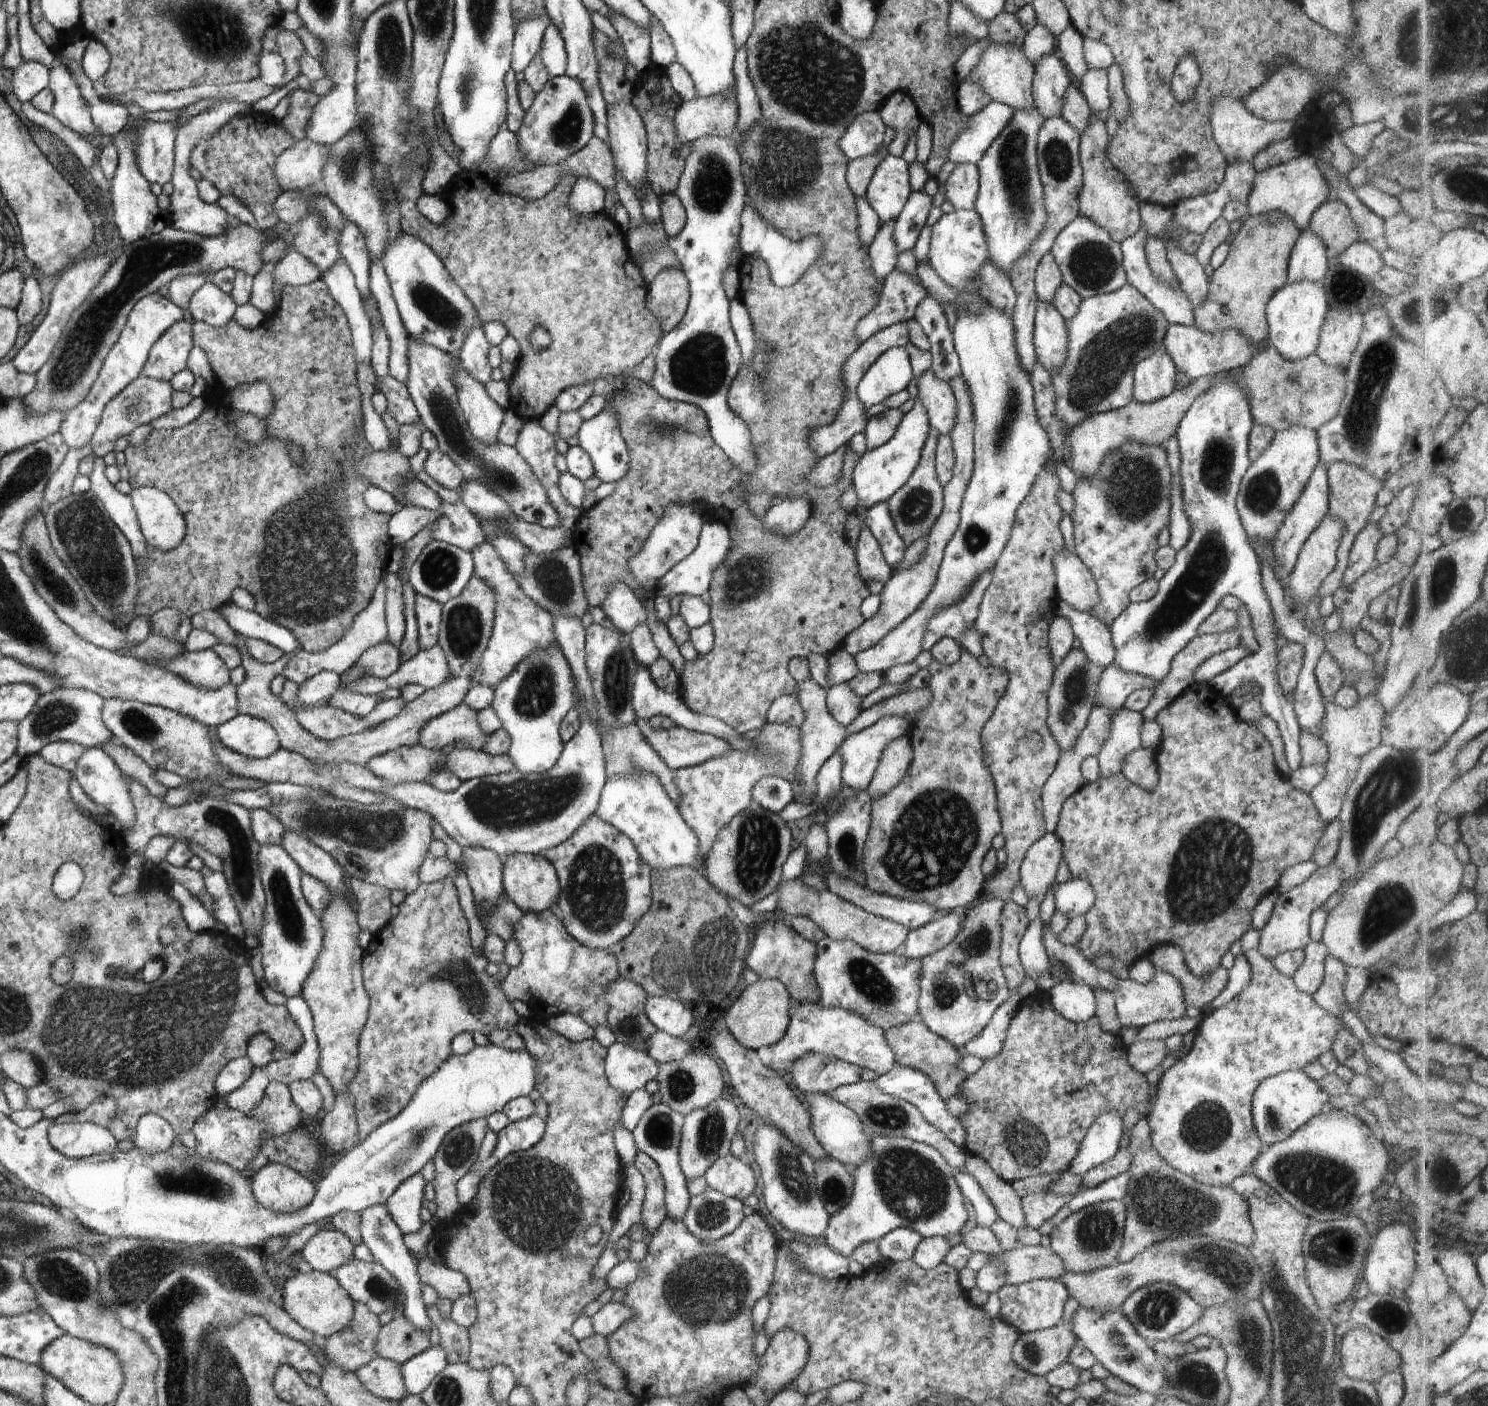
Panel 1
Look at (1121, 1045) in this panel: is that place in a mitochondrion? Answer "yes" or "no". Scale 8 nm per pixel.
no

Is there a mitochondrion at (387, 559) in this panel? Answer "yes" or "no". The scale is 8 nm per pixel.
no

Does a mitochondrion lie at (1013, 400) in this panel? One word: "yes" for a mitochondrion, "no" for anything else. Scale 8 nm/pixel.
yes

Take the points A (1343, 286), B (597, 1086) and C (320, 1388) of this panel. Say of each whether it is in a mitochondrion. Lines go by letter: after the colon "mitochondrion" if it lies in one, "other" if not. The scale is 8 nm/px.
A: other
B: other
C: other

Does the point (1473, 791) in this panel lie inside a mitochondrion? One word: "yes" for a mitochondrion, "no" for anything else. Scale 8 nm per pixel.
no

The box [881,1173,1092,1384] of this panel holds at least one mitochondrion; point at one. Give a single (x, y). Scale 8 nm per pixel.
(1031, 1353)

